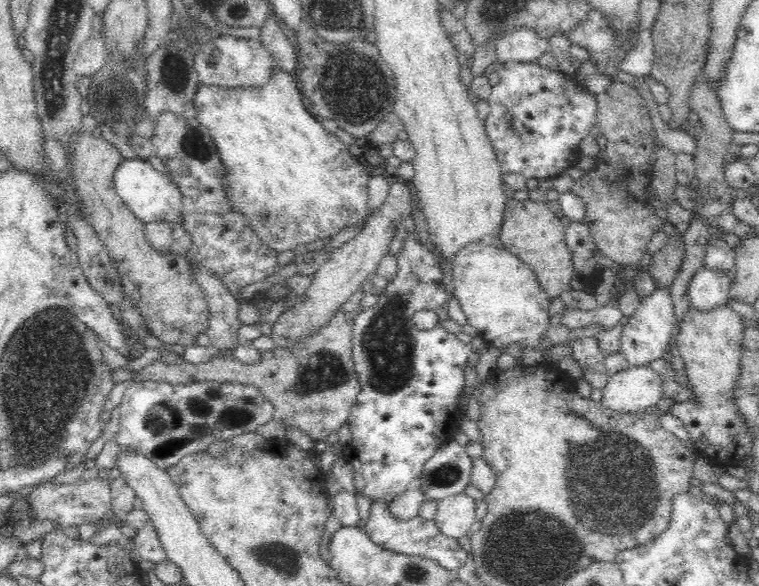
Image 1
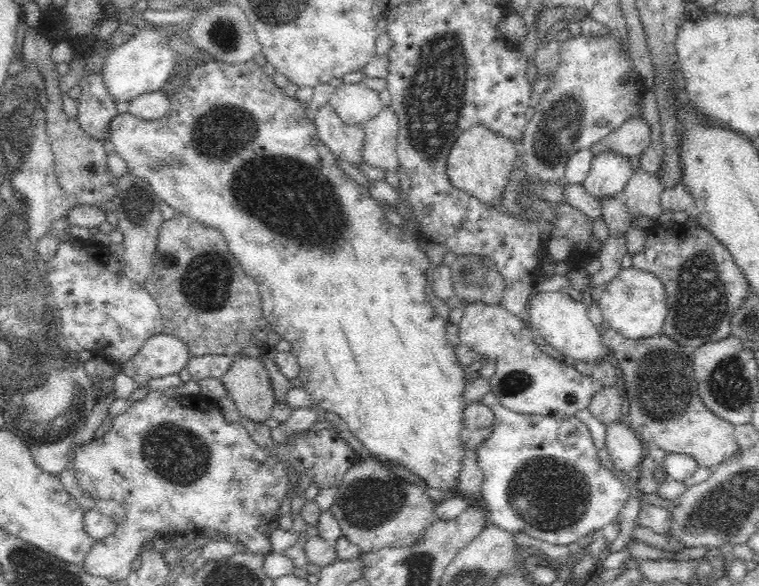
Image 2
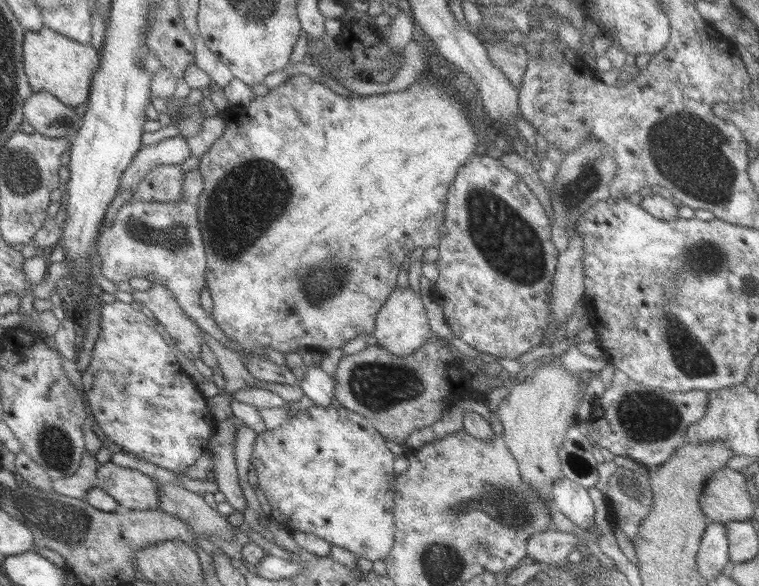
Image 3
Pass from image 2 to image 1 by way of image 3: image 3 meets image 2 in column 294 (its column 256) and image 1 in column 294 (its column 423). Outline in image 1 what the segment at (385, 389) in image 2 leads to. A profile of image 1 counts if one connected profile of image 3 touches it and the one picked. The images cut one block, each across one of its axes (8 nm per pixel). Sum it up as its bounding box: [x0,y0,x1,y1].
[192,68,371,253]

